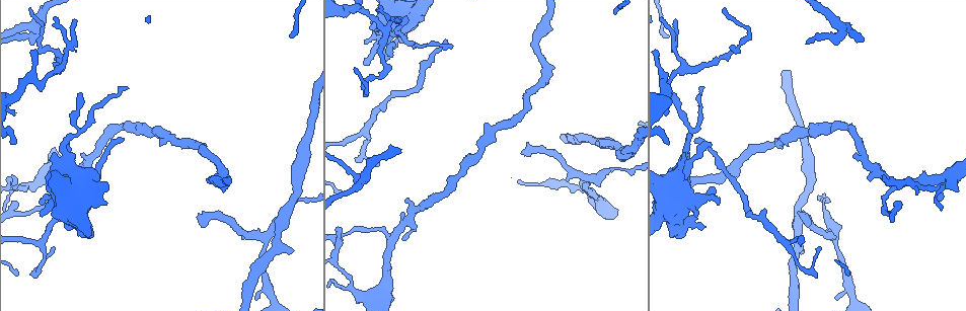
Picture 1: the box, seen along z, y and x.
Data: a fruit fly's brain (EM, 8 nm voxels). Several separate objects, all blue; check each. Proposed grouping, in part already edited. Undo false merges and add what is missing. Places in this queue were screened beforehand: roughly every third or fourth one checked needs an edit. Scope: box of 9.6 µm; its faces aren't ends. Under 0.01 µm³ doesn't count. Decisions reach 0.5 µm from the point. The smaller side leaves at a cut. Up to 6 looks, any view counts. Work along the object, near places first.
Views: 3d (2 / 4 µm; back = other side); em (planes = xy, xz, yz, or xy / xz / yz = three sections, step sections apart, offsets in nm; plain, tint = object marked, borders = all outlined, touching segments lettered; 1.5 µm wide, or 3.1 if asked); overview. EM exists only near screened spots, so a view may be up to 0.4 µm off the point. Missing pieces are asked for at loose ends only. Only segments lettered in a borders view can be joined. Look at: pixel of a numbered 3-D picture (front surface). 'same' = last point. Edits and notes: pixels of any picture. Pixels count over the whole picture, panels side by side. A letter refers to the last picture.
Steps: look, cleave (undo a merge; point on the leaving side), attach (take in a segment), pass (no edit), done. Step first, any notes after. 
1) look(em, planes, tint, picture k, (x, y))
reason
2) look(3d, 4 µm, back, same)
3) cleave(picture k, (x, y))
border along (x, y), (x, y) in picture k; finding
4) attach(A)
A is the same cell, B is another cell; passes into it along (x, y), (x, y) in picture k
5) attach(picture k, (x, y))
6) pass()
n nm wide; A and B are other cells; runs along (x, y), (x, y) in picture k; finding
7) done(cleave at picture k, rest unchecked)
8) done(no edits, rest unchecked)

look(3d, 4 µm, picture 1, (676, 236))
free end

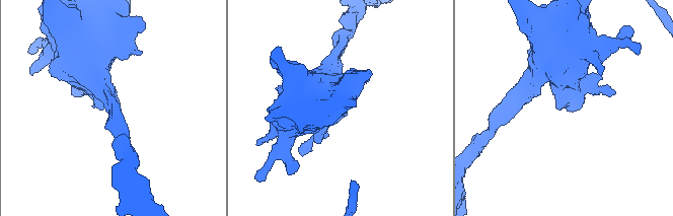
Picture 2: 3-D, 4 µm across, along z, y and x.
look(em, planes, borders, picture 2, (568, 109))

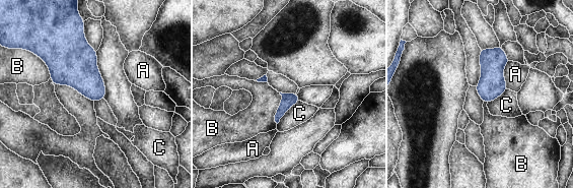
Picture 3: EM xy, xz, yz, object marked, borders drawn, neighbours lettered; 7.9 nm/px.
pass()
A, B and C are other cells; border along (299, 100), (285, 113), (277, 124) in picture 3; none of them fits

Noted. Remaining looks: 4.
look(em, planes, borders, picture 1, (444, 41))
long arm stops here

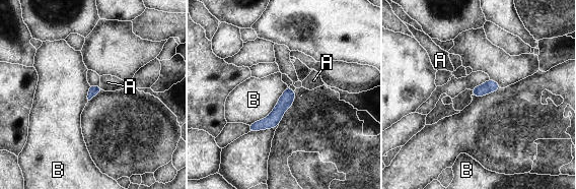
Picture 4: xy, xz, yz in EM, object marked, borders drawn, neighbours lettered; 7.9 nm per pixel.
attach(A)
B touches over 440 nm; A is the same cell, B is another cell; passes into it along (93, 90), (100, 87), (108, 82) in picture 4; the neuron continues

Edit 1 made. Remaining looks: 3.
done(attach at picture 4, rest unchecked)

